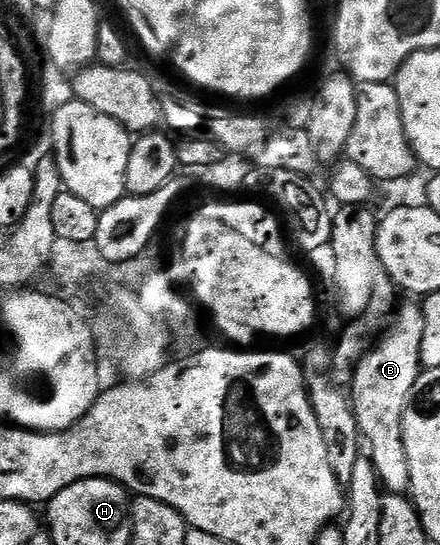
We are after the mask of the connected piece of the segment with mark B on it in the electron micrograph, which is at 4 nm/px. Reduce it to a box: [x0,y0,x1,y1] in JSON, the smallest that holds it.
[349,304,424,495]

